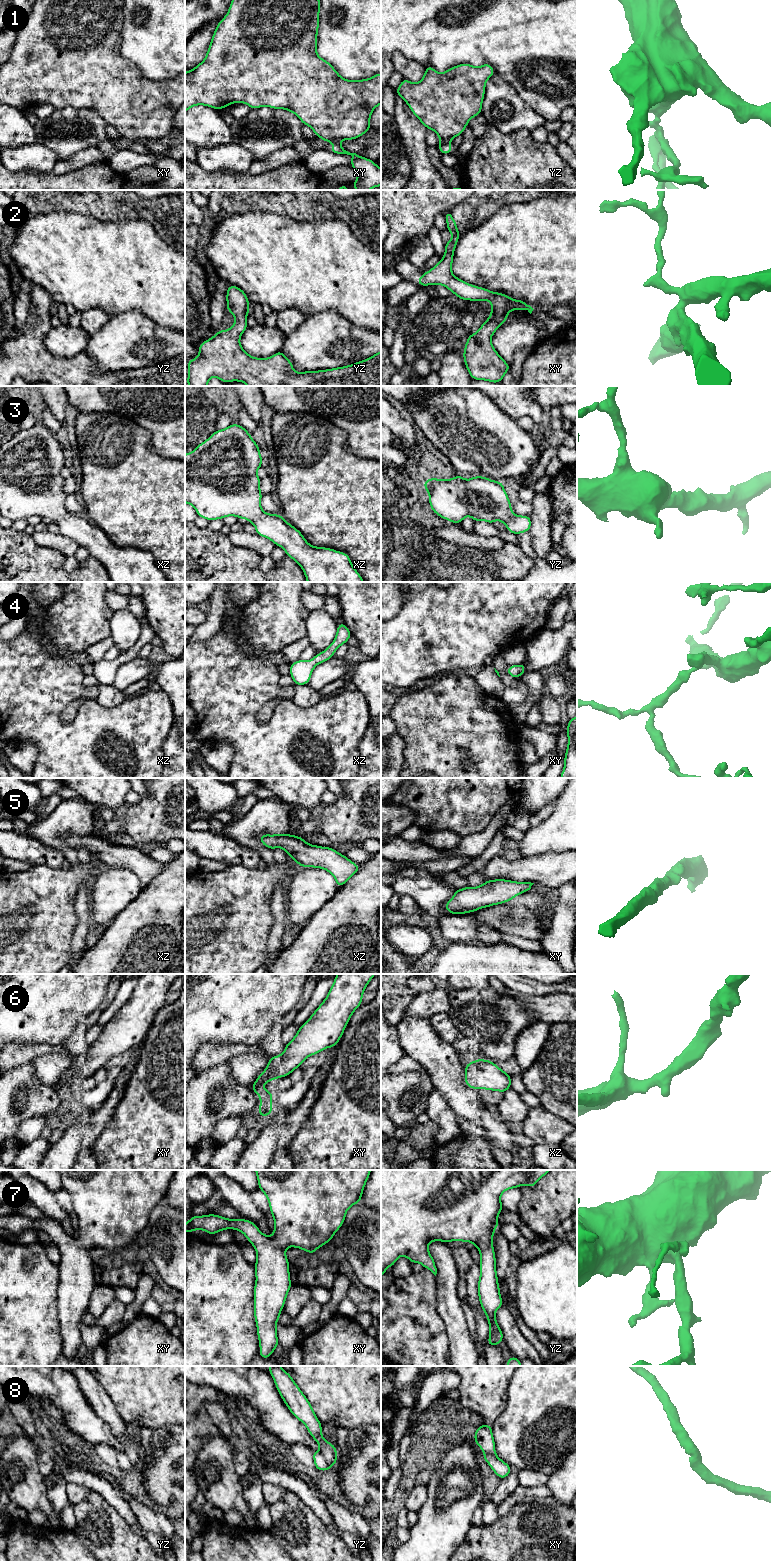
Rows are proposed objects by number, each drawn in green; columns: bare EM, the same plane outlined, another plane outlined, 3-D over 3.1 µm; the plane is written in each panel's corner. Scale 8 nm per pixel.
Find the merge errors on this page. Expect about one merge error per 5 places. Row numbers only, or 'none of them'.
1

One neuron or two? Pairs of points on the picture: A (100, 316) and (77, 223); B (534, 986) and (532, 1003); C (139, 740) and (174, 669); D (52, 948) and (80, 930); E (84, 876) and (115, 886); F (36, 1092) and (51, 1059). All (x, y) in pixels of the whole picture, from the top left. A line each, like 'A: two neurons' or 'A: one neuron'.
A: two neurons
B: two neurons
C: two neurons
D: two neurons
E: two neurons
F: two neurons

